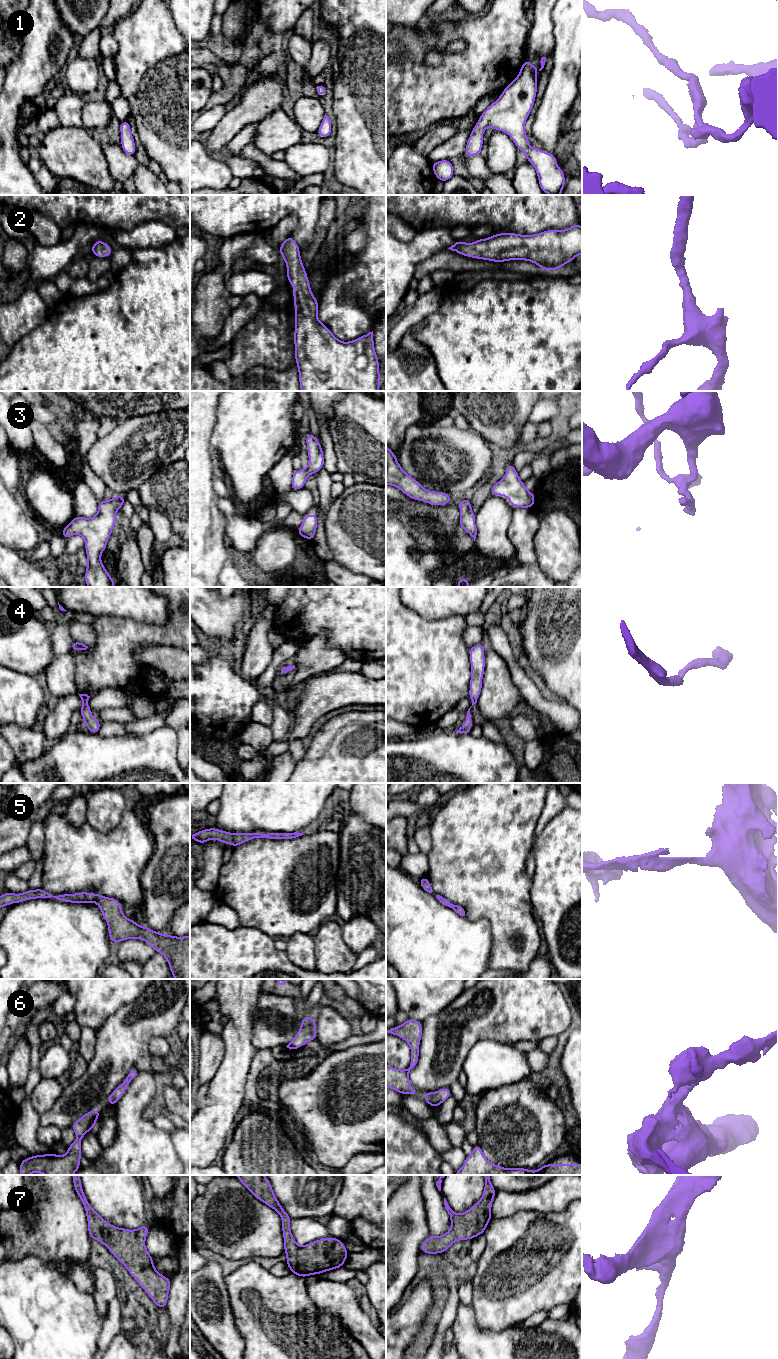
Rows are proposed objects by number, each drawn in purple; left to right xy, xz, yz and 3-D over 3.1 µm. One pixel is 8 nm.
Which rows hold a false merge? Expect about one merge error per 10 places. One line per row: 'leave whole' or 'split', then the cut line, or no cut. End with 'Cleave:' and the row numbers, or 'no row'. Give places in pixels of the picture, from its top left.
1: leave whole | no cut
2: leave whole | no cut
3: leave whole | no cut
4: leave whole | no cut
5: leave whole | no cut
6: leave whole | no cut
7: leave whole | no cut
Cleave: no row

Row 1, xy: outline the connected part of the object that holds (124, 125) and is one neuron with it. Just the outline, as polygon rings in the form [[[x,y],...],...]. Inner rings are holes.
[[[128,120],[120,122],[120,133],[121,133],[121,147],[123,151],[129,155],[133,156],[136,153],[136,145],[131,133],[131,128]]]

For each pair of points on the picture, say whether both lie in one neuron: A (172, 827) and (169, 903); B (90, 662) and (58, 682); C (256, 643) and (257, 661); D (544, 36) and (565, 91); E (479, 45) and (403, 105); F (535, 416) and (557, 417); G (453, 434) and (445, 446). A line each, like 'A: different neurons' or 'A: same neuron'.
A: same neuron
B: different neurons
C: same neuron
D: different neurons
E: same neuron
F: same neuron
G: same neuron

